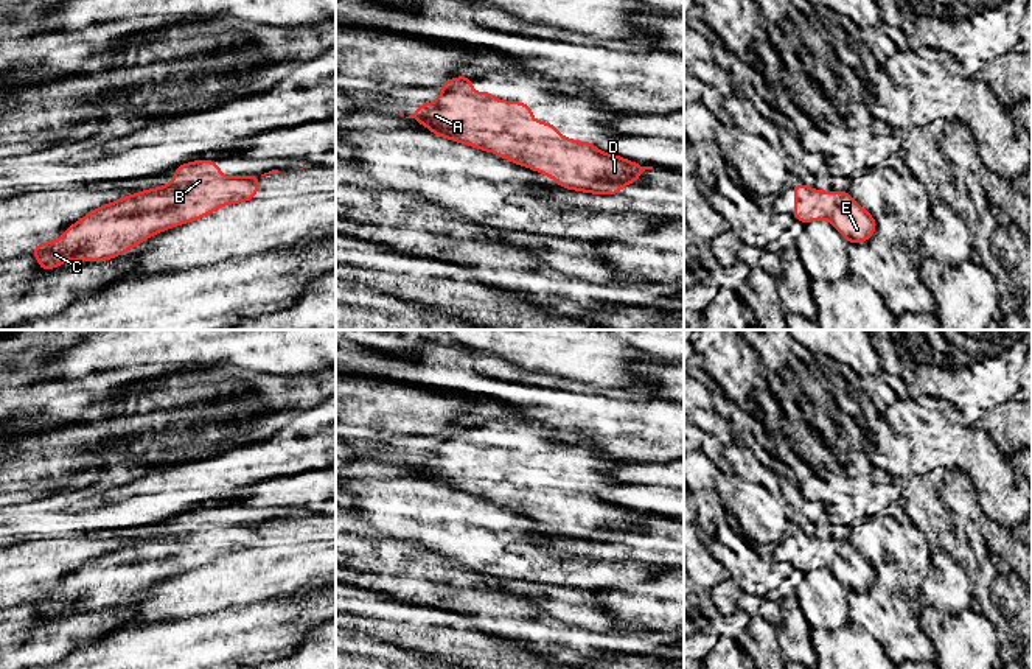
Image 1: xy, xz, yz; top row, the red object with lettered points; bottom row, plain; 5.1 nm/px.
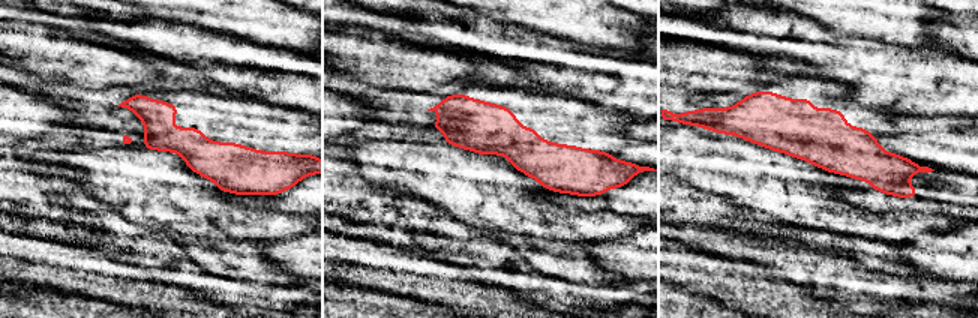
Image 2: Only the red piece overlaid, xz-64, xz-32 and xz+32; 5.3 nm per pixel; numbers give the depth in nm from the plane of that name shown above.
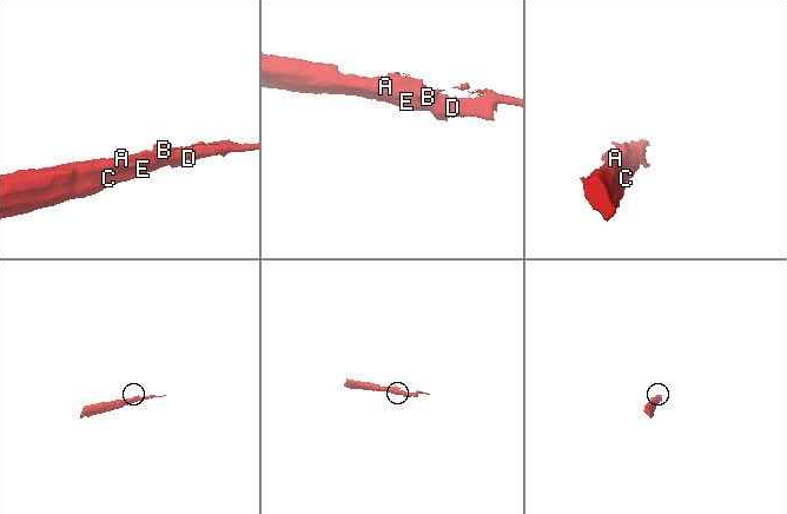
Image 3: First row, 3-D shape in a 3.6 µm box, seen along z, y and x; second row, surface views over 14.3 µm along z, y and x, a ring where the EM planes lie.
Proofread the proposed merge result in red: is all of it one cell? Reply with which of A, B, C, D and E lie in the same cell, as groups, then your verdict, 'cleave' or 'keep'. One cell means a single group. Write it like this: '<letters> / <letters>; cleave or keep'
A B C D E; keep

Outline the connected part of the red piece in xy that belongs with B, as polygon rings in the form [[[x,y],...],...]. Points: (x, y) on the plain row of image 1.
[[[216,509],[182,512],[171,532],[104,552],[68,574],[61,588],[40,591],[30,601],[45,621],[65,608],[110,608],[159,580],[204,566],[222,554],[255,548],[260,526],[224,526]]]

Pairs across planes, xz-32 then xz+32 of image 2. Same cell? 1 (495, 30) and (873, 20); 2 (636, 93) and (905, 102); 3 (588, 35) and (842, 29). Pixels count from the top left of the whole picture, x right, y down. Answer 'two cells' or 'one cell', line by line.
1: two cells
2: one cell
3: one cell

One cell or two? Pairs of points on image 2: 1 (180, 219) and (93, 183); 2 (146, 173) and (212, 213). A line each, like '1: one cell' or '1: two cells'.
1: one cell
2: one cell

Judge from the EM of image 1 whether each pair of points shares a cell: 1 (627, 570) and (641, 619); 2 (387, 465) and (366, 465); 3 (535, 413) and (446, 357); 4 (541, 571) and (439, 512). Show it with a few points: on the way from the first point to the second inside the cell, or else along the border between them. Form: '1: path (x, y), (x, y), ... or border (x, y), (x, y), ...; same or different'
1: border (664, 570), (639, 582), (605, 587), (596, 591); different
2: path (383, 464), (370, 464); same
3: path (513, 395), (499, 391), (482, 377), (468, 374); same
4: path (516, 556), (501, 543), (463, 528); same

